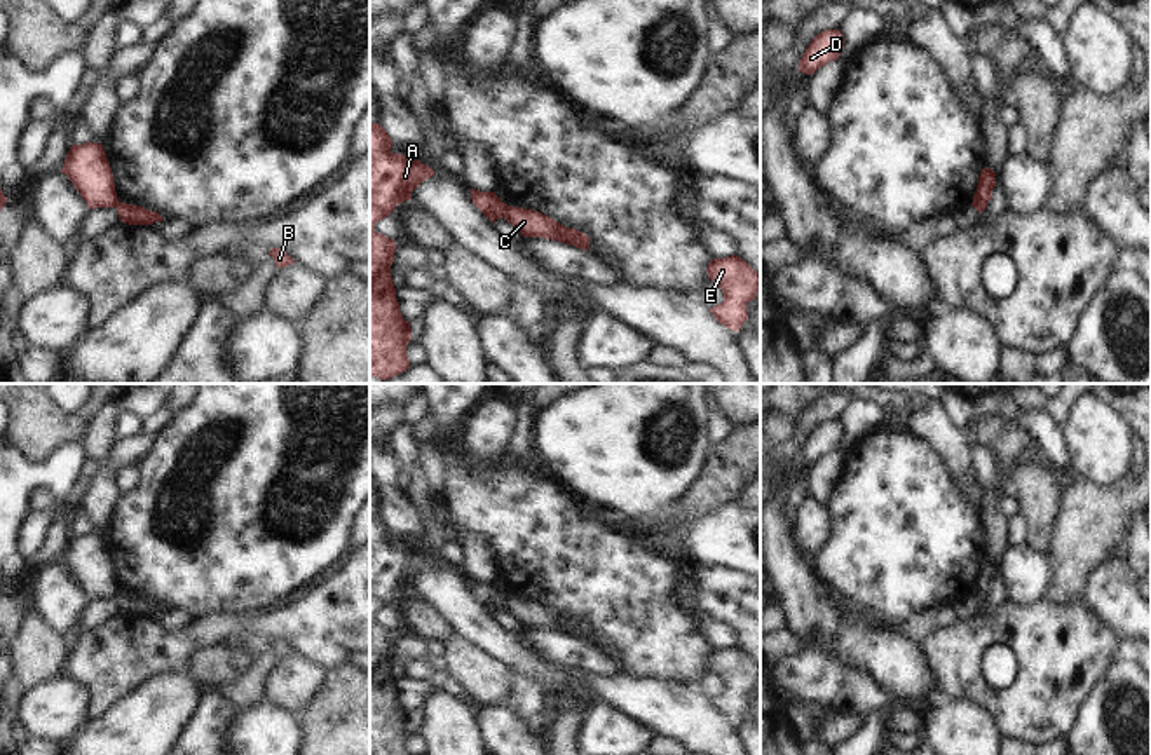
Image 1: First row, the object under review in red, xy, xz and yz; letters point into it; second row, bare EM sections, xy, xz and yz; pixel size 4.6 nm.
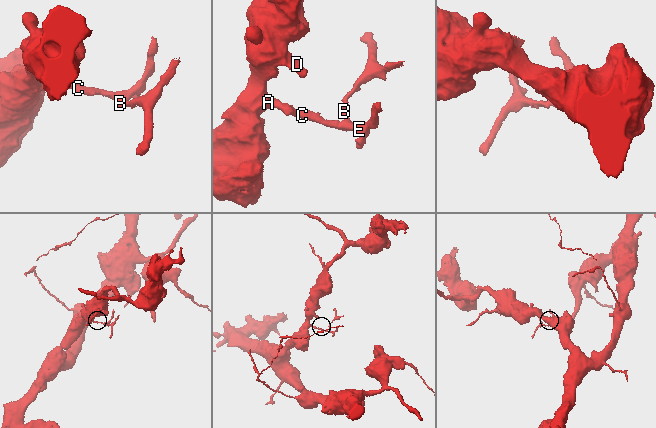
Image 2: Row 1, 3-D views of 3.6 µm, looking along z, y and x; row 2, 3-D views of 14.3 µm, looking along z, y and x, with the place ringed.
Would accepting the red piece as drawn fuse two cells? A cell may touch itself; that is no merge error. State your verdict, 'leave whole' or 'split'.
split

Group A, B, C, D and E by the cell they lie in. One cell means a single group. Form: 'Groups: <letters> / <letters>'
Groups: A D / B C E.

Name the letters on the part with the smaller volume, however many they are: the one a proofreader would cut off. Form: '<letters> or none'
B, C, E.

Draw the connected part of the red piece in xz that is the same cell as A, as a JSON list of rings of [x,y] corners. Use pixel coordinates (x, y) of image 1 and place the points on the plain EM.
[[[370,513],[370,755],[410,755],[406,736],[410,713],[399,703],[391,668],[396,633],[373,617],[434,561],[391,542],[392,530],[380,514]]]

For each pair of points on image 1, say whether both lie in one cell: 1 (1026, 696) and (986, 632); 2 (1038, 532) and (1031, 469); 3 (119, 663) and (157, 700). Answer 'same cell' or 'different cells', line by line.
1: same cell
2: same cell
3: different cells

